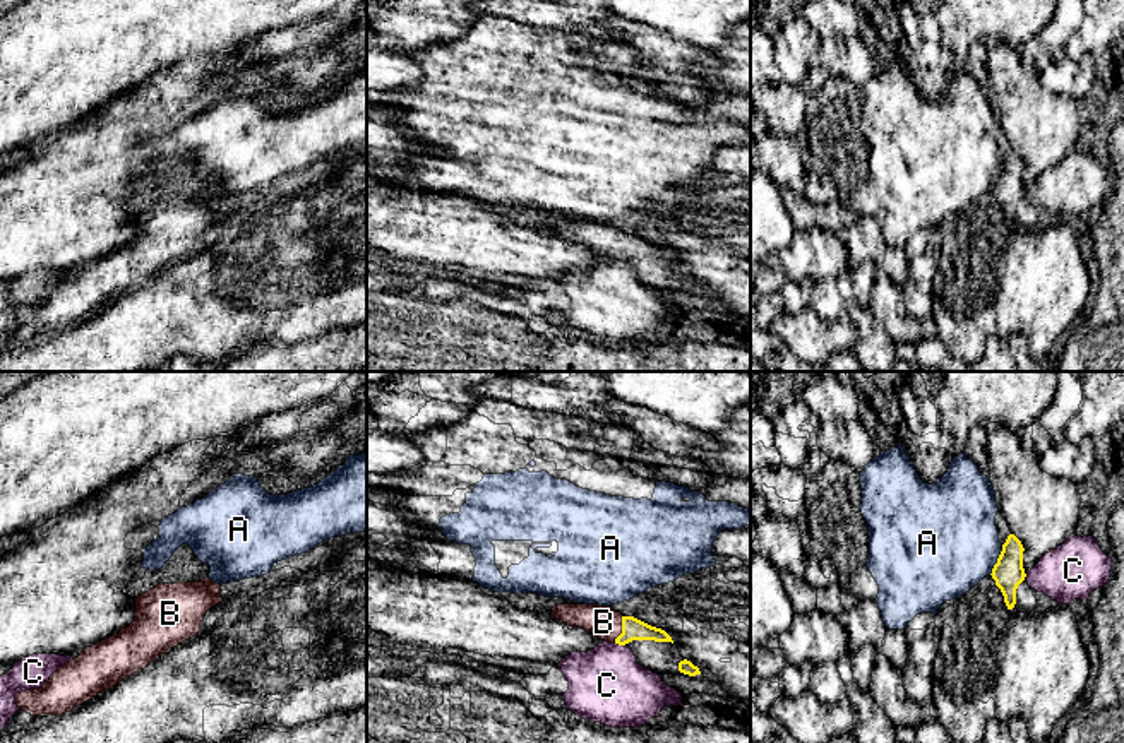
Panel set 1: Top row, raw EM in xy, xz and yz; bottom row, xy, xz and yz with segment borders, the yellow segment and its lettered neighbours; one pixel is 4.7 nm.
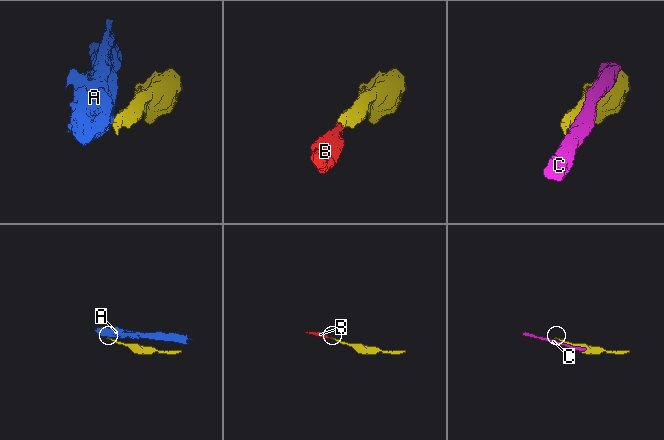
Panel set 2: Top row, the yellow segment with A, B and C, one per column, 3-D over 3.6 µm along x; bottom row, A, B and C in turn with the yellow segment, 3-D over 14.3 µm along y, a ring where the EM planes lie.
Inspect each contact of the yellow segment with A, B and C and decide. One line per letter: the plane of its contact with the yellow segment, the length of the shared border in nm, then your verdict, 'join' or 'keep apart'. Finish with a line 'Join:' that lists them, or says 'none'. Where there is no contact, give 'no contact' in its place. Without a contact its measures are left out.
A: meets yellow in yz; contact 160 nm long; keep apart
B: meets yellow in xz; contact 140 nm long; join
C: meets yellow in xz; contact 50 nm long; keep apart
Join: B

